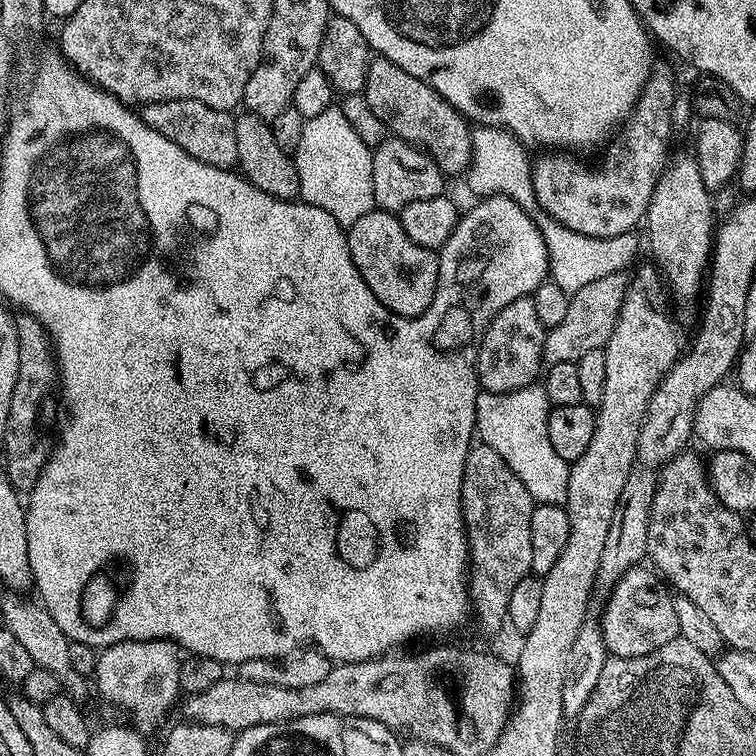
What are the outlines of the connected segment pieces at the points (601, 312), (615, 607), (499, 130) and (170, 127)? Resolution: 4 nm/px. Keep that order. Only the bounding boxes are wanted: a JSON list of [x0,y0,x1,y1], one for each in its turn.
[[544,272,629,364],[598,566,679,658],[466,126,537,210],[138,100,238,170]]

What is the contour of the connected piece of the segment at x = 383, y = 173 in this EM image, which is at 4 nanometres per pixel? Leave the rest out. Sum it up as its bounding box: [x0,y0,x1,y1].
[372,138,446,214]

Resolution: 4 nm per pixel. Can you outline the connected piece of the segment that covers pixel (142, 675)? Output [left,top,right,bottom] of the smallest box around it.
[94,640,181,734]

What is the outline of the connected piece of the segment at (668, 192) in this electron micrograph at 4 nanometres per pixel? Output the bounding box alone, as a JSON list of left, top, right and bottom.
[646,152,714,304]

